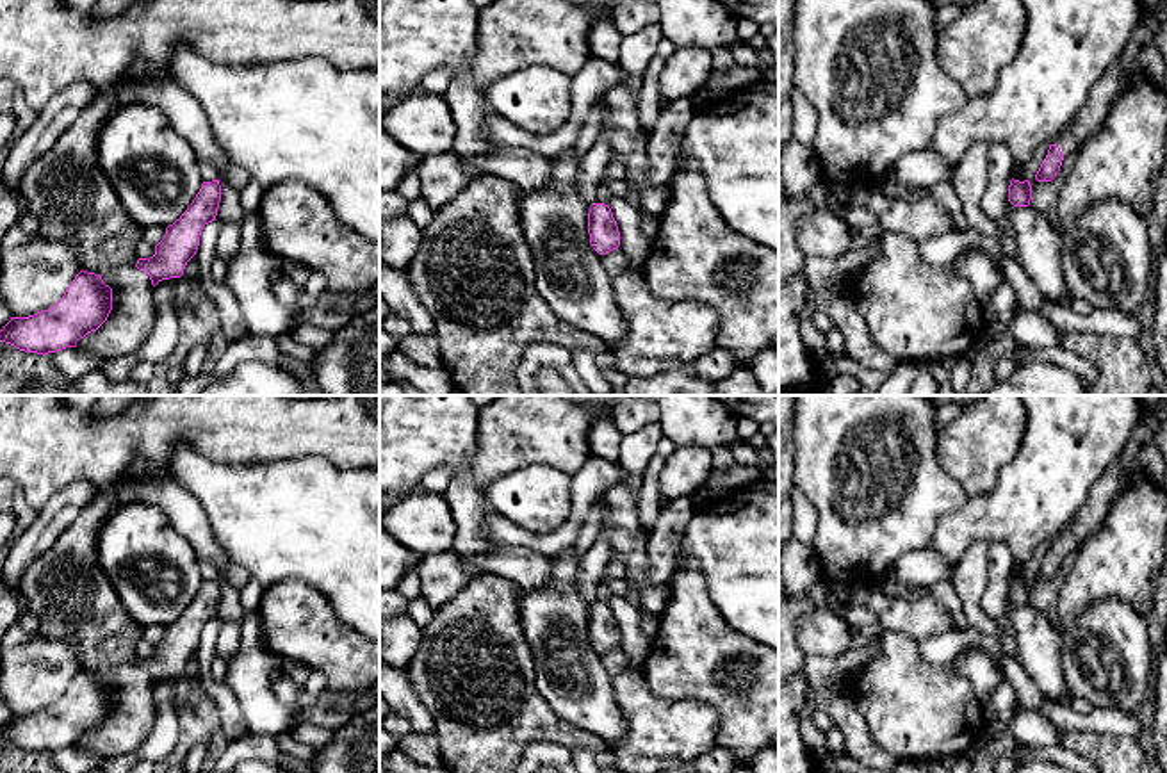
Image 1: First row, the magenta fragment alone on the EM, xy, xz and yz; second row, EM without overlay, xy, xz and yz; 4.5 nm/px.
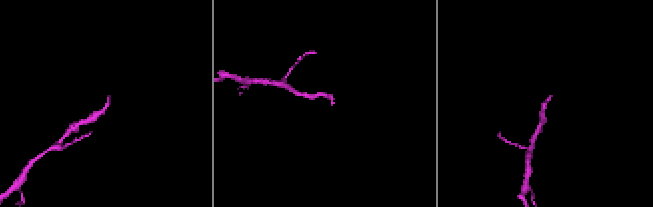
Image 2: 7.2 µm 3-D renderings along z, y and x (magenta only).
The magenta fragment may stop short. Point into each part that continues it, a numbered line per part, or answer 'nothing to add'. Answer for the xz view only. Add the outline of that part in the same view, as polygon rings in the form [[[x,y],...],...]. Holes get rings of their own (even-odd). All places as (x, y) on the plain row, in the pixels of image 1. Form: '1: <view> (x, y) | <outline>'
nothing to add

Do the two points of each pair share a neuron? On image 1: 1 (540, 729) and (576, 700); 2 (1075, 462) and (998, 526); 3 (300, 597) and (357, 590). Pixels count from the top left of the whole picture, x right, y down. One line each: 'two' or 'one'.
1: two
2: one
3: two

